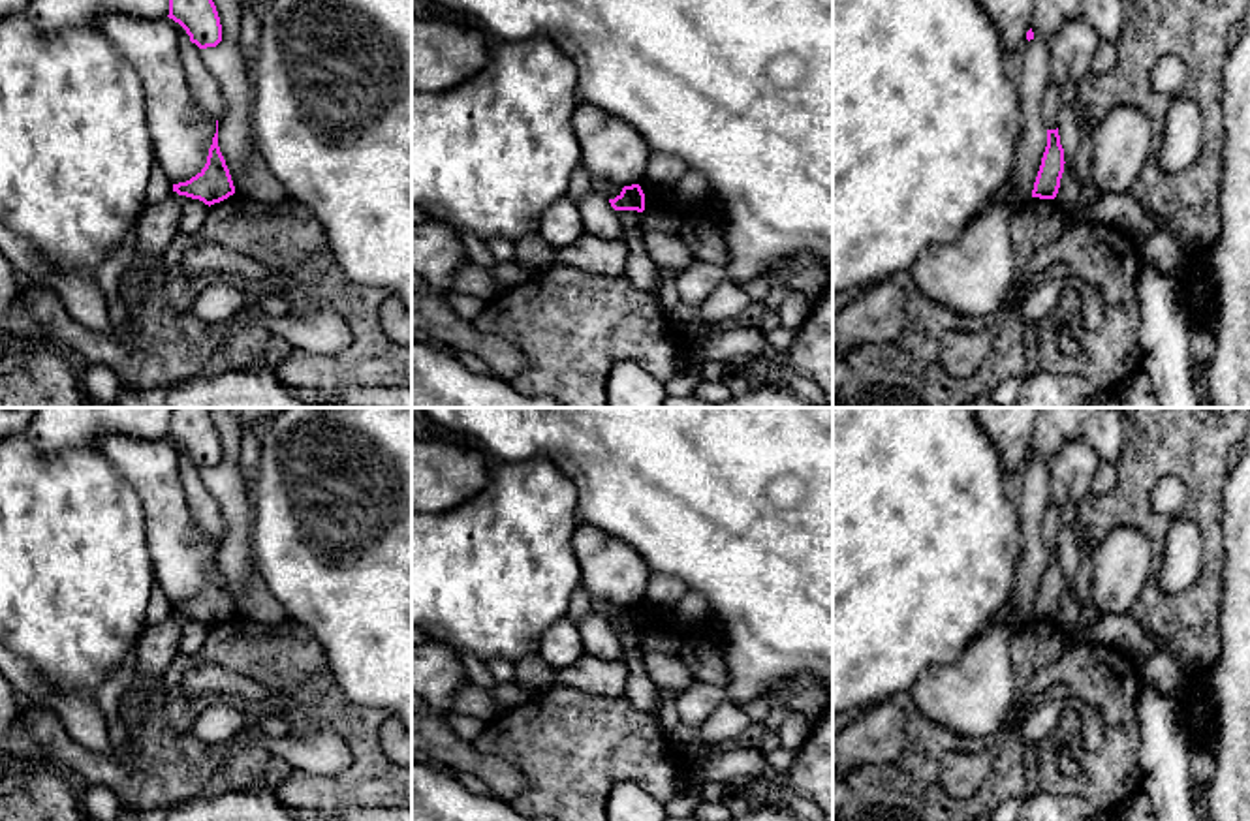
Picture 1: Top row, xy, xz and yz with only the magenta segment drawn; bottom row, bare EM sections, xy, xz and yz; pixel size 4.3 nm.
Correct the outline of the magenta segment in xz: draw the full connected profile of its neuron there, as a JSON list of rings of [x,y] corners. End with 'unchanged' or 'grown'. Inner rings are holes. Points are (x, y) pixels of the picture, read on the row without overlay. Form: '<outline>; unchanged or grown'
[[[639,605],[624,607],[622,612],[609,620],[615,631],[645,631],[645,614]]]; unchanged

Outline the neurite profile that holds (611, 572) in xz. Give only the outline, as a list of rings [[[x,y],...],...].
[[[579,522],[573,532],[573,549],[581,567],[581,584],[594,601],[624,609],[645,599],[652,571],[632,547]]]

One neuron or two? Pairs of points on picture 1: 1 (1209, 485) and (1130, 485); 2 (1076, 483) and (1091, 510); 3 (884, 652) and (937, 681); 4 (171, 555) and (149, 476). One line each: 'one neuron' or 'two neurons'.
1: one neuron
2: two neurons
3: two neurons
4: one neuron

